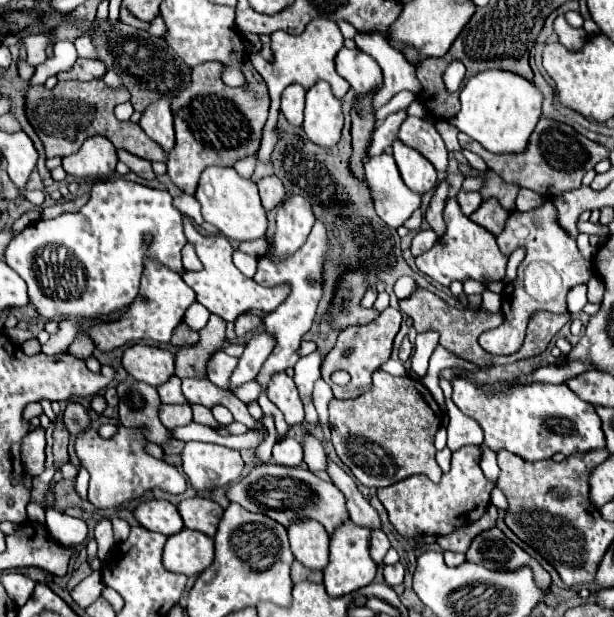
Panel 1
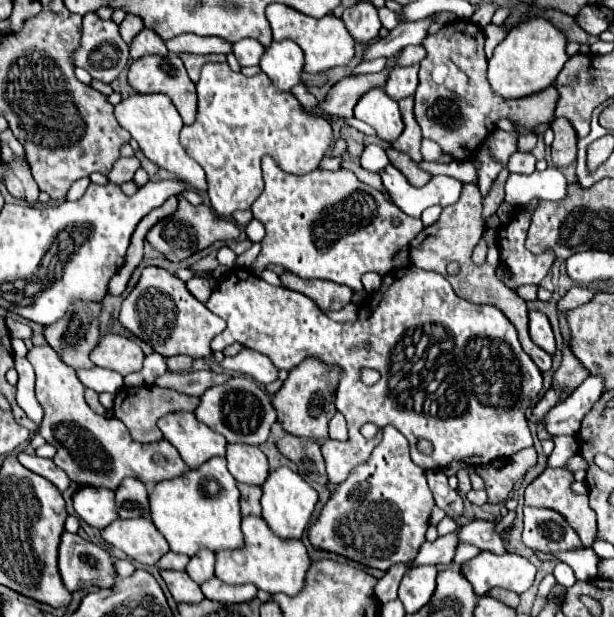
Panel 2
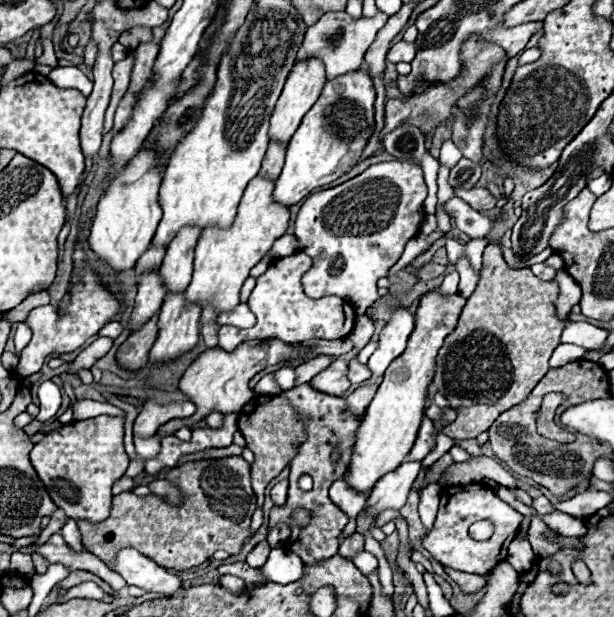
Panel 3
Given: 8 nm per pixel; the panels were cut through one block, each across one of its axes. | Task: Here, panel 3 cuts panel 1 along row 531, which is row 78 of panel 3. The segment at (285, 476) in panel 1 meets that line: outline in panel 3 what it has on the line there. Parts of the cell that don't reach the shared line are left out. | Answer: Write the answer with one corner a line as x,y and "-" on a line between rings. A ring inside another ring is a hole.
381,11
374,18
360,18
354,20
346,12
328,12
324,14
314,26
310,26
304,34
304,42
296,54
296,62
302,62
306,58
318,58
326,66
326,78
332,80
336,76
354,72
360,68
366,50
374,42
378,30
386,24
389,16

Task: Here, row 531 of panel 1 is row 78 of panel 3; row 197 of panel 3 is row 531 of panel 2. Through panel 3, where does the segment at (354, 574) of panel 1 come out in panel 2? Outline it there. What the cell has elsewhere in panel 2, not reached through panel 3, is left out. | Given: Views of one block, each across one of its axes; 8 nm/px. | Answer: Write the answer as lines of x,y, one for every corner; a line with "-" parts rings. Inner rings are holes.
278,468
272,470
262,486
262,518
272,528
272,532
284,540
300,540
310,526
312,512
318,502
318,492
294,470

